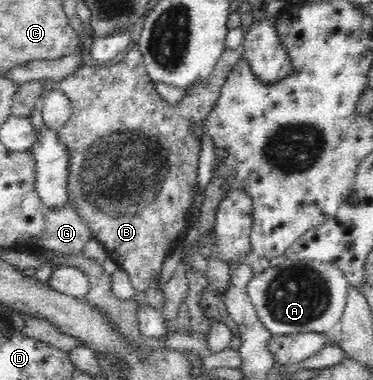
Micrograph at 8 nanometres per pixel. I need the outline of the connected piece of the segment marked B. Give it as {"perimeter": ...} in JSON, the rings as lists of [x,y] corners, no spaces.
{"perimeter":[[[133,47],[129,52],[117,60],[107,64],[107,66],[96,65],[89,62],[88,65],[81,66],[73,75],[65,76],[65,79],[60,81],[59,90],[61,90],[67,98],[71,101],[73,111],[71,111],[71,118],[65,123],[59,131],[59,138],[67,144],[69,150],[71,169],[69,169],[69,187],[68,187],[68,201],[79,212],[79,215],[89,224],[93,232],[93,238],[99,241],[110,254],[110,259],[118,264],[118,267],[124,269],[130,277],[130,283],[135,290],[144,292],[153,279],[157,279],[164,261],[169,257],[176,256],[178,250],[183,248],[183,243],[187,239],[188,227],[191,227],[191,210],[192,203],[195,203],[197,193],[197,174],[199,165],[199,152],[201,151],[201,137],[195,135],[195,123],[204,123],[207,125],[211,111],[215,109],[215,104],[219,101],[221,88],[226,84],[227,78],[231,70],[239,63],[243,57],[243,50],[238,48],[225,48],[221,54],[215,69],[211,75],[203,81],[195,84],[187,91],[181,106],[176,109],[171,107],[169,103],[163,101],[162,97],[157,92],[156,82],[154,82],[147,73],[143,54],[137,47]]]}

